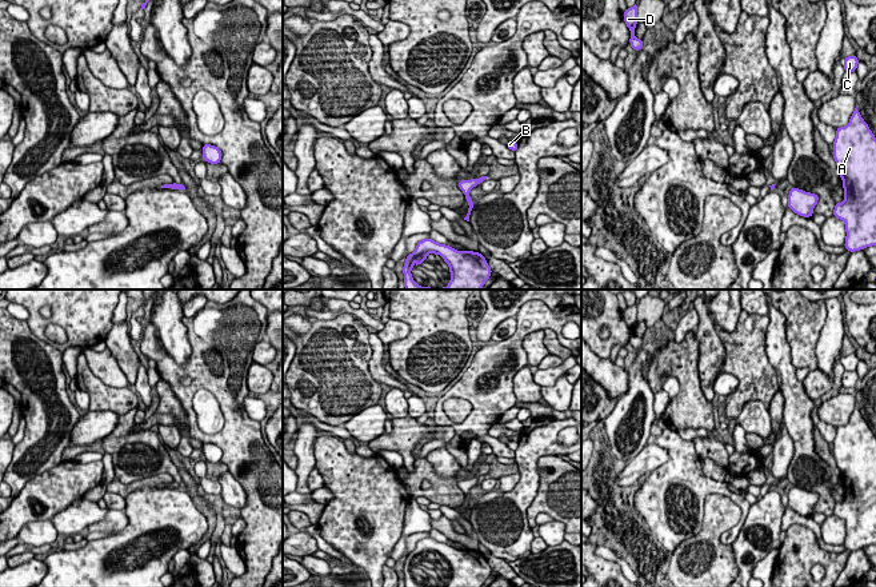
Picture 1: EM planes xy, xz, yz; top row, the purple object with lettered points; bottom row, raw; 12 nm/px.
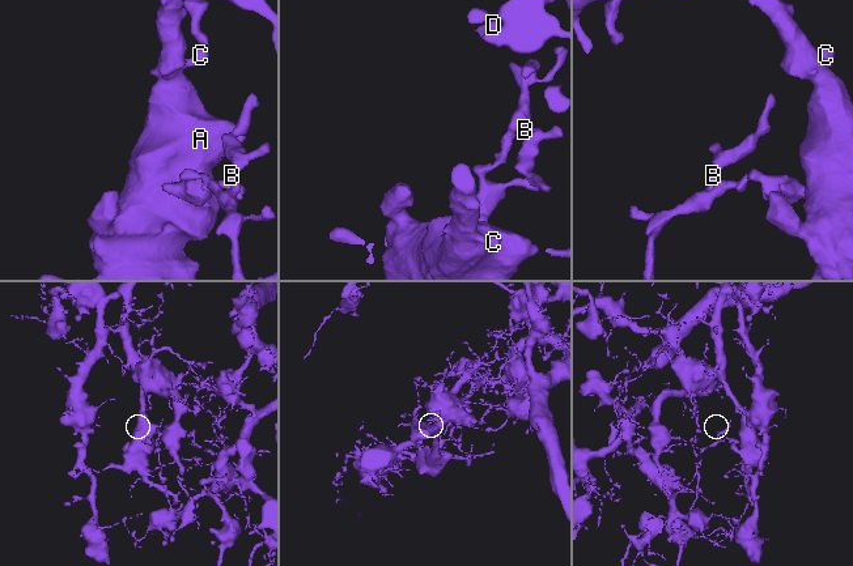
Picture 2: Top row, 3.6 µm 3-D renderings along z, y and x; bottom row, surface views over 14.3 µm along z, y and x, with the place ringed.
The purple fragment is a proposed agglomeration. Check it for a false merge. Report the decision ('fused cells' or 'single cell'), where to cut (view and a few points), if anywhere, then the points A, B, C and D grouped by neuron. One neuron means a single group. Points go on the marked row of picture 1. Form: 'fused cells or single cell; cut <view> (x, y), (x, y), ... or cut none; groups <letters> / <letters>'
fused cells; cut xz (476, 179), (479, 183); groups A C D / B

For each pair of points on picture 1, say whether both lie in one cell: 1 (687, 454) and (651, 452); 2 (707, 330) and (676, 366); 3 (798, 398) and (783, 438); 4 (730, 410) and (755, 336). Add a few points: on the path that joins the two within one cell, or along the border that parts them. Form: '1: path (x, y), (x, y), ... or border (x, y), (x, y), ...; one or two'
1: border (656, 443), (668, 452), (668, 459), (650, 472); two
2: border (694, 332), (699, 343), (698, 372); two
3: border (783, 420), (792, 442), (791, 460); two
4: path (746, 391), (750, 387), (750, 355); one

